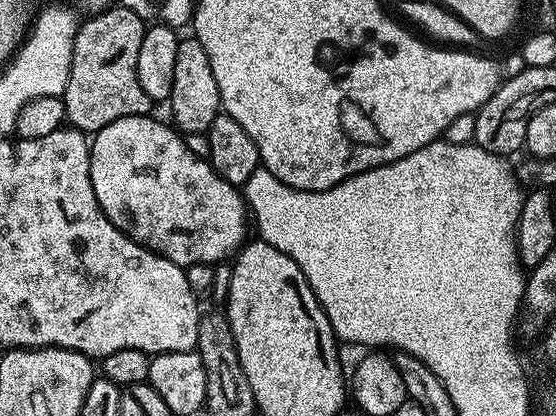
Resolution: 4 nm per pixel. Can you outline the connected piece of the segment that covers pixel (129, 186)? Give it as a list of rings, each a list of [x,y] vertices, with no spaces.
[[[149,114],[147,116],[118,118],[118,122],[110,122],[110,126],[98,130],[91,137],[88,150],[90,154],[90,182],[94,186],[98,206],[104,211],[106,218],[110,218],[110,222],[114,227],[125,232],[133,242],[141,244],[143,248],[148,248],[151,252],[156,252],[170,262],[174,262],[179,268],[189,268],[191,264],[210,264],[215,266],[227,261],[245,243],[244,231],[250,228],[250,216],[246,211],[241,189],[220,177],[203,155],[195,156],[188,149],[187,142],[184,141],[187,139],[171,123],[168,123],[169,125],[163,124],[162,121],[155,120],[154,117],[155,115]]]

